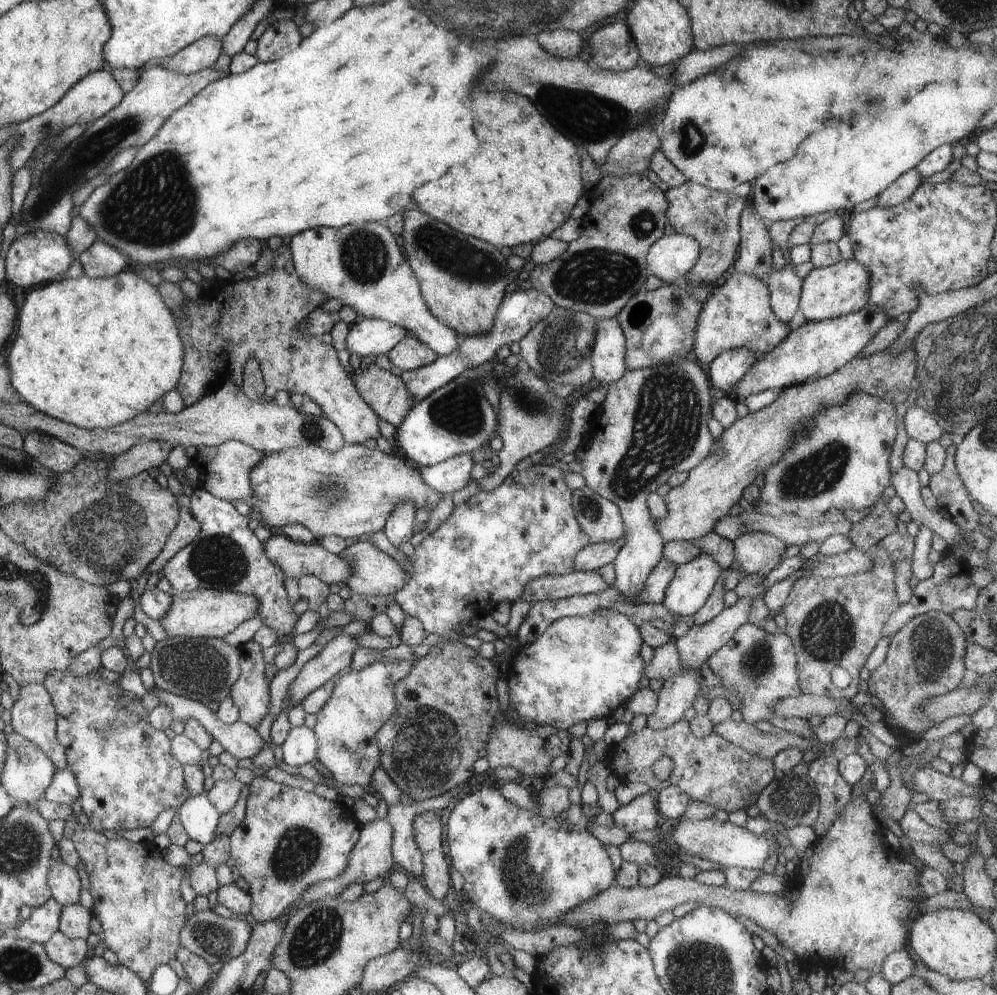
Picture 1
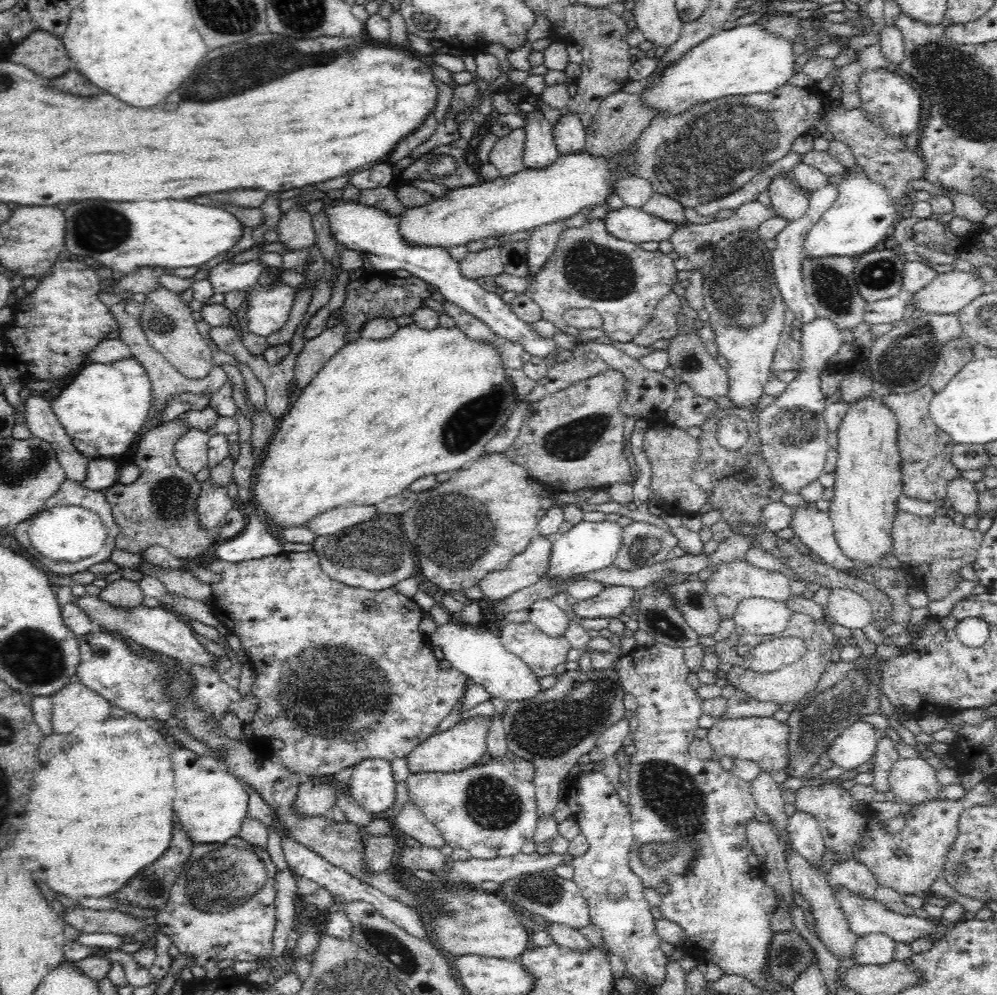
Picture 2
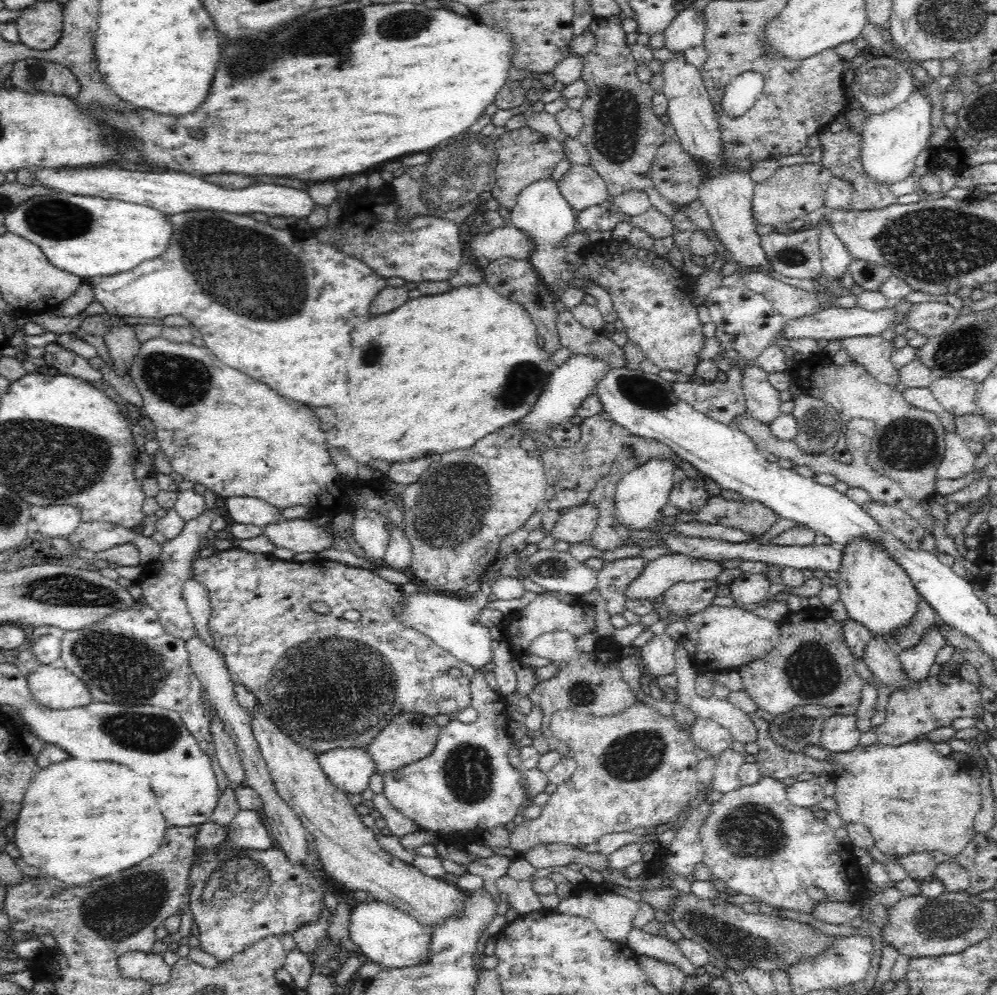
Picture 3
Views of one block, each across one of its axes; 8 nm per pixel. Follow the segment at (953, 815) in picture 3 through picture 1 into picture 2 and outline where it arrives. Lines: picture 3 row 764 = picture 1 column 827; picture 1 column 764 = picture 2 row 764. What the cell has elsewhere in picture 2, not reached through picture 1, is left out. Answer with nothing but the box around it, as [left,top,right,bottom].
[890,758,942,804]

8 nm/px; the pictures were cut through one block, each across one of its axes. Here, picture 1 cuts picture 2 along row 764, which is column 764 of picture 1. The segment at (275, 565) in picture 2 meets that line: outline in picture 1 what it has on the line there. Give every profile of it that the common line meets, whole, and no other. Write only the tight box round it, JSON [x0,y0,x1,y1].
[691,272,791,370]

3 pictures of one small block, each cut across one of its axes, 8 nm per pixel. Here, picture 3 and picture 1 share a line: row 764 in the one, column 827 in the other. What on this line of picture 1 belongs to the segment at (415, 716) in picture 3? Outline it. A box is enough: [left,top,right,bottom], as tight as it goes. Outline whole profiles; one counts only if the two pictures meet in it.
[655,344,917,544]

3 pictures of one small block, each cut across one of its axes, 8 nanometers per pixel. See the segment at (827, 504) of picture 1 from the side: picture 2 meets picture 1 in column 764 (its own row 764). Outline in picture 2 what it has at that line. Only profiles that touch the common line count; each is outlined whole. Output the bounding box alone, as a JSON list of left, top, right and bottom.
[406,756,538,860]

